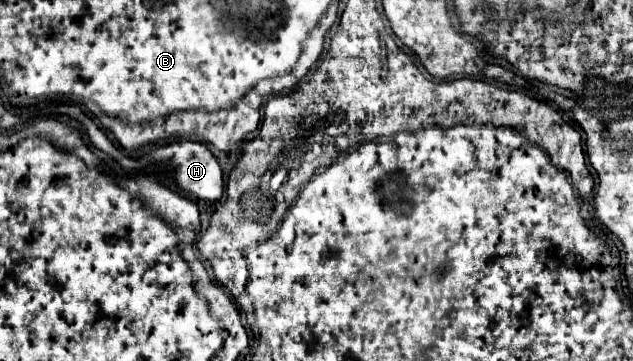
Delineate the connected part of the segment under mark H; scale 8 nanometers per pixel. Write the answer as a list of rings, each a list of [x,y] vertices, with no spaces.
[[[176,141],[170,143],[166,147],[158,147],[152,153],[148,153],[148,161],[150,159],[162,159],[162,161],[170,161],[172,165],[176,165],[176,183],[184,193],[190,193],[198,199],[204,201],[218,201],[222,197],[224,191],[224,181],[222,181],[222,169],[216,161],[216,157],[198,141]]]

